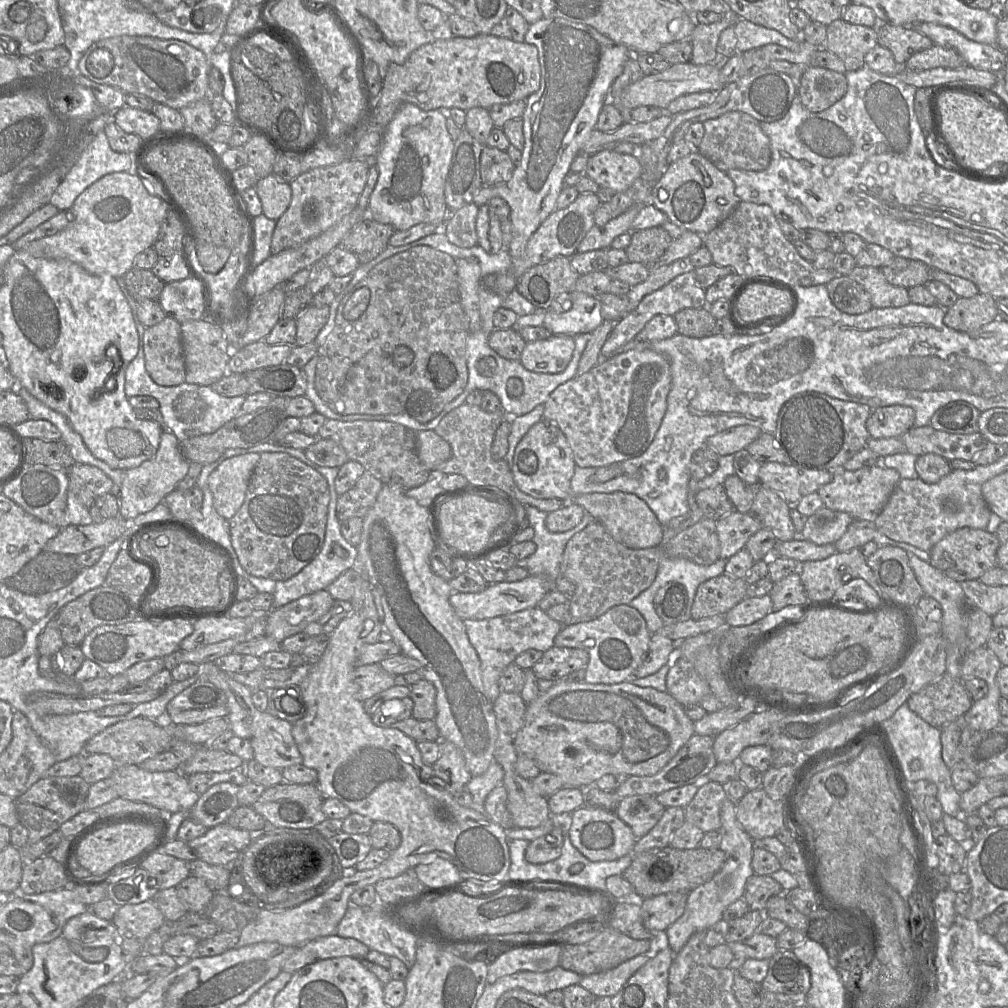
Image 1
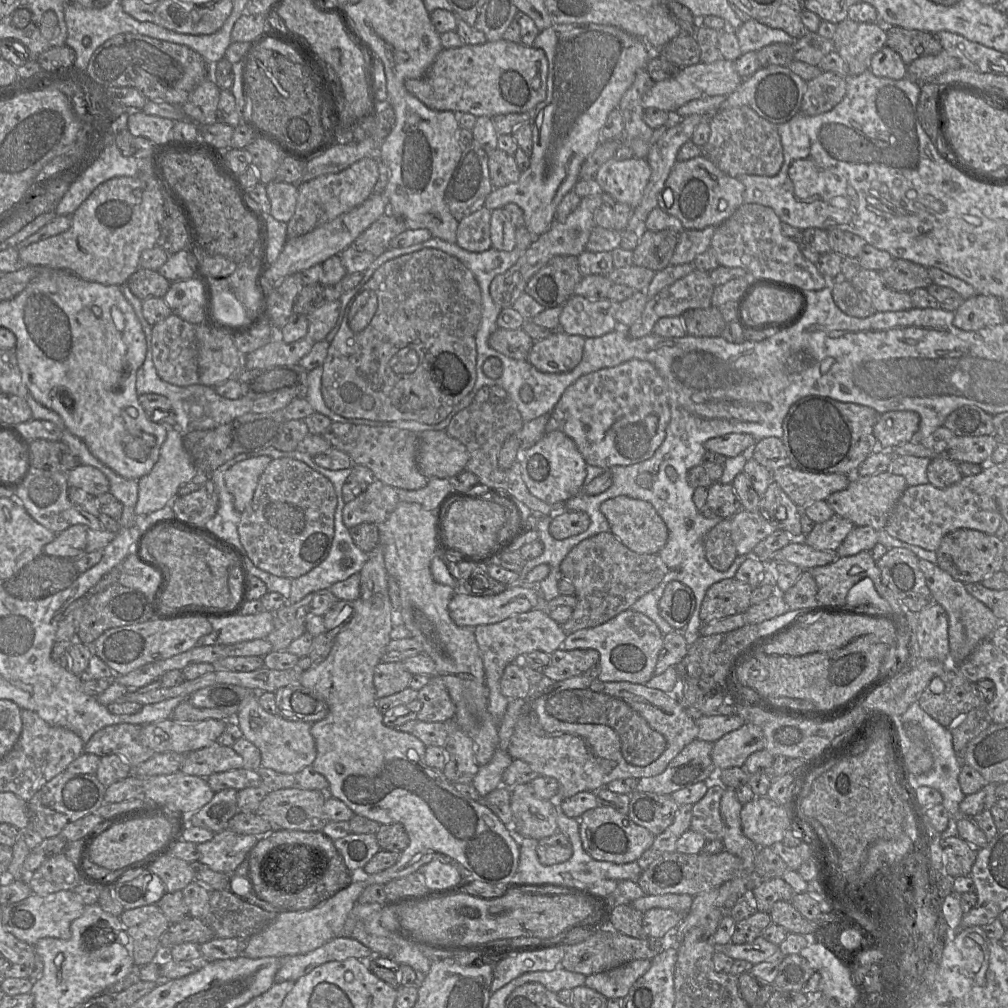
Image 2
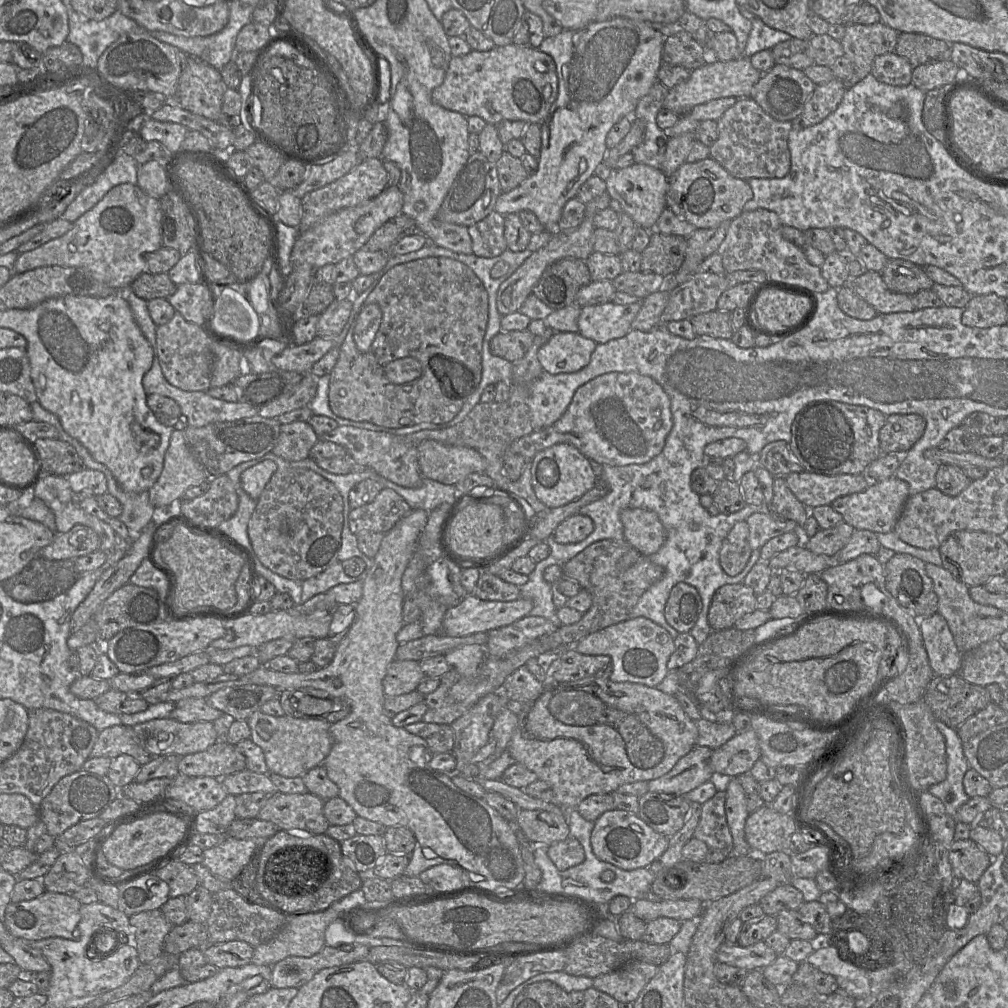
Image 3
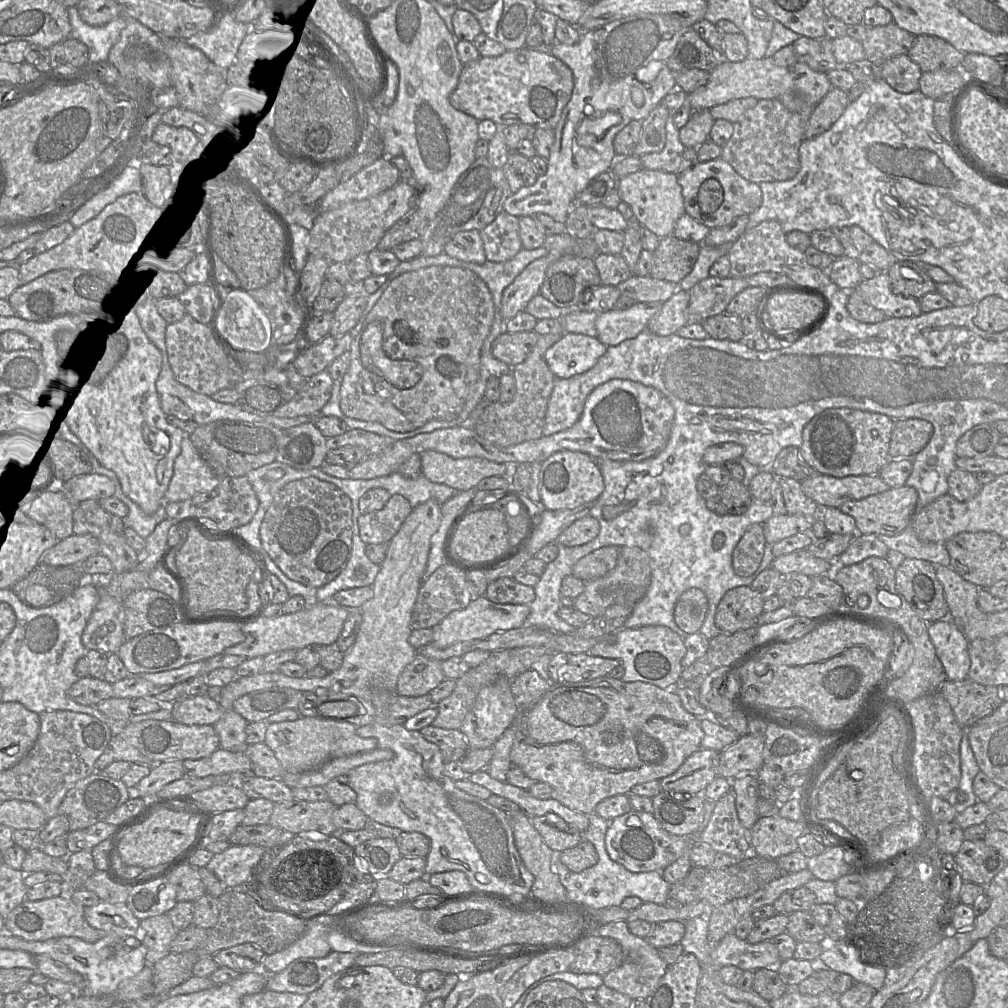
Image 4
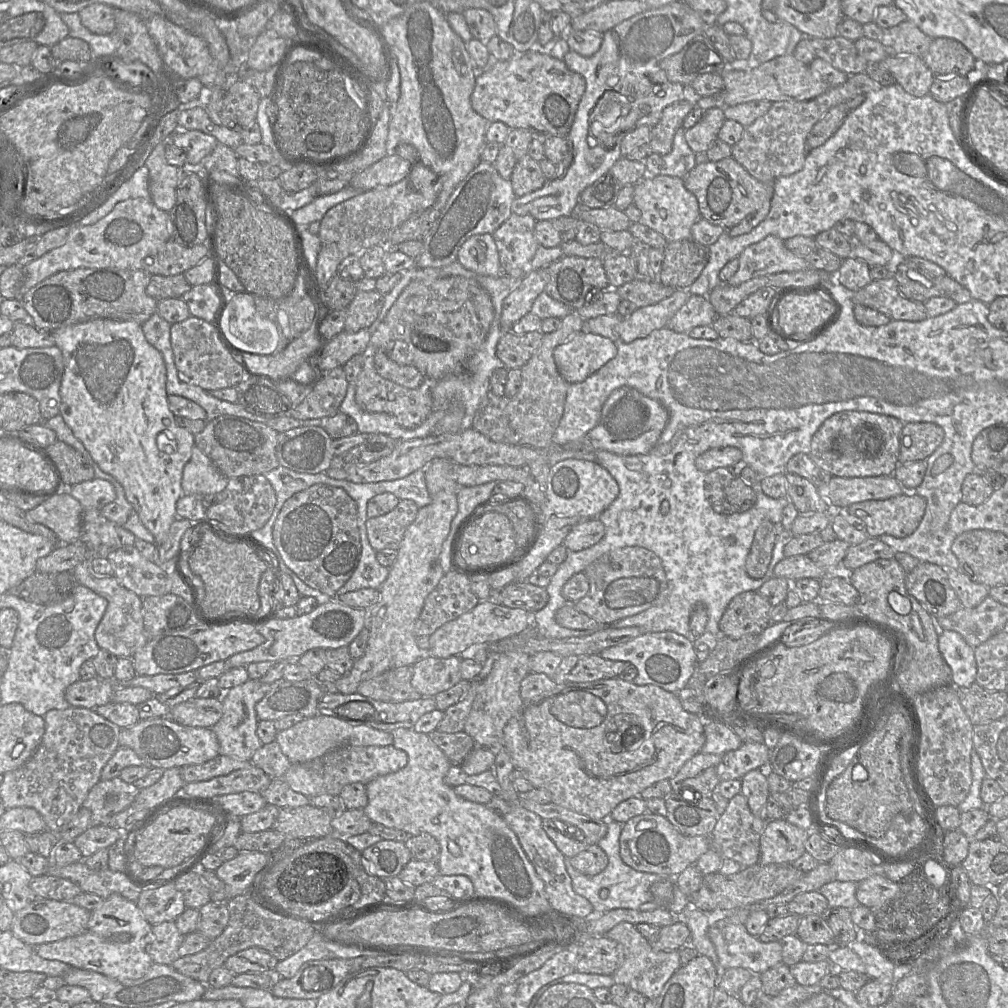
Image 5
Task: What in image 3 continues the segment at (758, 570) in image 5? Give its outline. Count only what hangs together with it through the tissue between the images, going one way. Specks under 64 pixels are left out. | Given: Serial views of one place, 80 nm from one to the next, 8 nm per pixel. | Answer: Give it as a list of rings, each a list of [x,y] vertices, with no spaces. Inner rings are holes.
[[[746,521],[737,522],[722,542],[719,552],[720,565],[728,575],[737,575],[748,563],[752,552],[749,526]]]

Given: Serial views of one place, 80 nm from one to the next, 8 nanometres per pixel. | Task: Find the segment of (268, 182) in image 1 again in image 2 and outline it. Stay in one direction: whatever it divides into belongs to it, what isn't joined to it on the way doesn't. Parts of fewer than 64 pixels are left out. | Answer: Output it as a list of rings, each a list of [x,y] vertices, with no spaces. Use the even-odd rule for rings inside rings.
[[[274,180],[266,185],[266,191],[271,203],[270,215],[280,222],[287,223],[295,212],[297,185]]]

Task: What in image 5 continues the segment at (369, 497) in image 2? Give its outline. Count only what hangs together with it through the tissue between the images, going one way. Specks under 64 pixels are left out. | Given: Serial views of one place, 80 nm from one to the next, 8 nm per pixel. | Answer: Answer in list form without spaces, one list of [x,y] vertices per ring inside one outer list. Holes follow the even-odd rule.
[[[402,499],[389,513],[368,518],[365,524],[370,545],[376,551],[397,551],[418,510],[419,507],[414,501]]]

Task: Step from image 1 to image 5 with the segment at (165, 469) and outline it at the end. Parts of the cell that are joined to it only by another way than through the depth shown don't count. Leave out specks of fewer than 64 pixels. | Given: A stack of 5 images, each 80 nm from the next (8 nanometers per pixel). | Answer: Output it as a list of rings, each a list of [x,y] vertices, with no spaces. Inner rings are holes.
[[[195,445],[183,469],[181,485],[184,495],[222,492],[228,481],[229,478]]]

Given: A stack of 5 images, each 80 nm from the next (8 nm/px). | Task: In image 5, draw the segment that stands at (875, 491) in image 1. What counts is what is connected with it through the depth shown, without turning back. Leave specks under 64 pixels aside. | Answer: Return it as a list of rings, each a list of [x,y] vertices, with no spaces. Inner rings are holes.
[[[913,491],[884,500],[854,503],[844,511],[858,518],[870,537],[890,535],[903,538],[919,526],[926,508],[926,501]]]

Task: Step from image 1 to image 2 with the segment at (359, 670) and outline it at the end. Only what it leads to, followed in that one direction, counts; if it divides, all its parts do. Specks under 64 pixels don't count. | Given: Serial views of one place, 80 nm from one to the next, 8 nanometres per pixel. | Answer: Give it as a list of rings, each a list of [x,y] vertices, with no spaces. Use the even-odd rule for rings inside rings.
[[[380,662],[374,671],[377,698],[390,696],[408,688],[412,676],[403,662]]]

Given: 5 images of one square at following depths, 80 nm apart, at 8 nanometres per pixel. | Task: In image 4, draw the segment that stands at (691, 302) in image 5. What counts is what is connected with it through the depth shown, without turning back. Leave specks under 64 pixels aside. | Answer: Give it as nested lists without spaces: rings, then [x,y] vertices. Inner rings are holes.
[[[679,290],[661,305],[649,321],[647,330],[661,336],[677,333],[681,327],[689,323],[689,299],[689,291]]]

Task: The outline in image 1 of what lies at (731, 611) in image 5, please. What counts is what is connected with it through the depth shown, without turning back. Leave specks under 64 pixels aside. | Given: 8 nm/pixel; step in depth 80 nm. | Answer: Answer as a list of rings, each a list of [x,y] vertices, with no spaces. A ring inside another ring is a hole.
[[[721,574],[702,582],[691,606],[691,618],[700,620],[725,614],[746,596],[748,583],[744,578]]]

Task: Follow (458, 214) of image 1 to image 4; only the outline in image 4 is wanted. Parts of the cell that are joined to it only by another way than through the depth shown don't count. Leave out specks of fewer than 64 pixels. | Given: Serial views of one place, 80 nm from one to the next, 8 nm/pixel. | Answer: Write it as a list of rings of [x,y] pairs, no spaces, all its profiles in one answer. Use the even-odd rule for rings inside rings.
[[[507,212],[499,213],[479,233],[488,261],[507,261],[523,249],[519,236],[519,217]]]

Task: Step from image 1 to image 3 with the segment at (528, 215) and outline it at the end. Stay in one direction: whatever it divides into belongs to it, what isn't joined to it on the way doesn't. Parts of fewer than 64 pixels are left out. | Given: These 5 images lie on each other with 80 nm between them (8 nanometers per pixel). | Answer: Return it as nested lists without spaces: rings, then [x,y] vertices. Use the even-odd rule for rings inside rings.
[[[613,18],[601,22],[590,22],[577,29],[564,29],[552,37],[545,37],[538,49],[550,55],[556,65],[558,76],[557,97],[541,129],[541,151],[538,168],[518,187],[502,192],[494,210],[500,214],[530,211],[547,229],[555,229],[566,202],[576,197],[581,185],[596,172],[607,150],[606,136],[611,127],[622,117],[632,117],[640,98],[648,94],[657,80],[659,67],[663,63],[662,51],[668,32],[655,27],[651,22]]]

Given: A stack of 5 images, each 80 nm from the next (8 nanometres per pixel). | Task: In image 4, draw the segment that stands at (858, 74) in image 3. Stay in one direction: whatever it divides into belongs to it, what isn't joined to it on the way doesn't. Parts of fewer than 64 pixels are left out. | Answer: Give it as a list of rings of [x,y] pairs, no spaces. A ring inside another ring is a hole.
[[[890,23],[869,27],[861,43],[865,59],[873,63],[883,63],[889,58],[907,54],[914,39],[915,35]]]

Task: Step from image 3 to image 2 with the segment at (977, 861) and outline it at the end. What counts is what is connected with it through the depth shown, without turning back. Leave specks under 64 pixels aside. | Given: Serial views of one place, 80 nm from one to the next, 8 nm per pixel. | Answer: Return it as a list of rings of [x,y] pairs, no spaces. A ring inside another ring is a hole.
[[[960,837],[941,839],[943,864],[952,877],[969,876],[977,857],[977,849]]]

